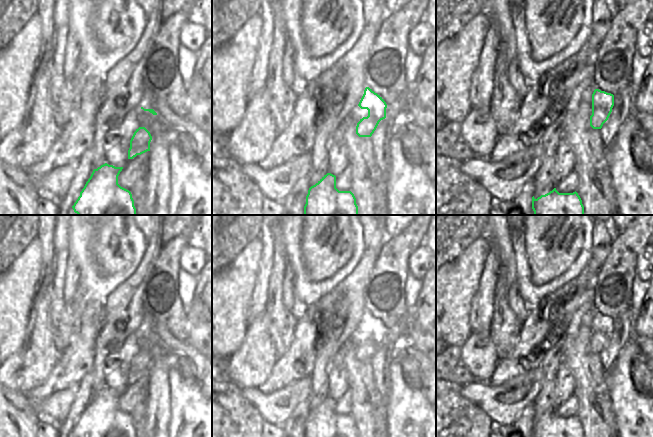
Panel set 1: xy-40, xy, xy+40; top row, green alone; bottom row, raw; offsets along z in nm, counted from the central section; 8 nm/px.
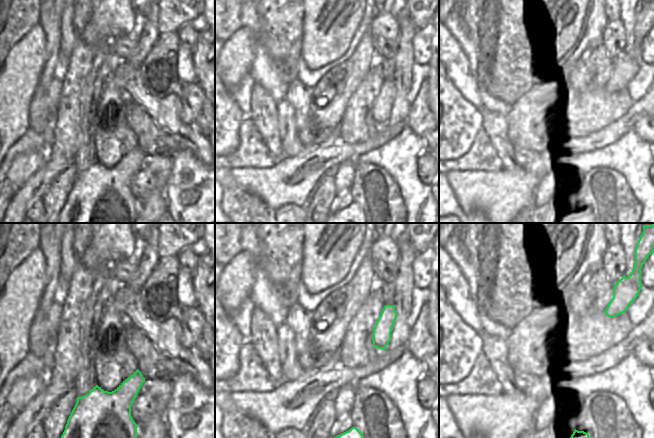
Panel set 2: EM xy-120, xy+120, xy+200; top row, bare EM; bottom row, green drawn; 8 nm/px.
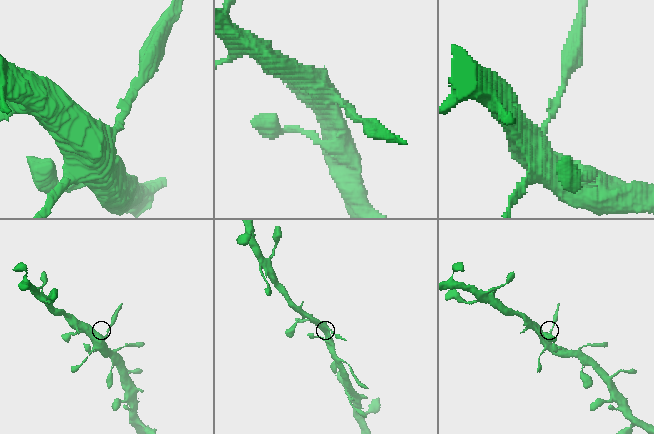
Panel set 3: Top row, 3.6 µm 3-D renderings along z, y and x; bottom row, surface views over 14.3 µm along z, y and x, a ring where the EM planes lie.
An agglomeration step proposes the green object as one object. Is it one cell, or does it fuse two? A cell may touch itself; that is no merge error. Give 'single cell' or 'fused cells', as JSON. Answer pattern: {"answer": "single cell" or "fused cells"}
{"answer": "fused cells"}

